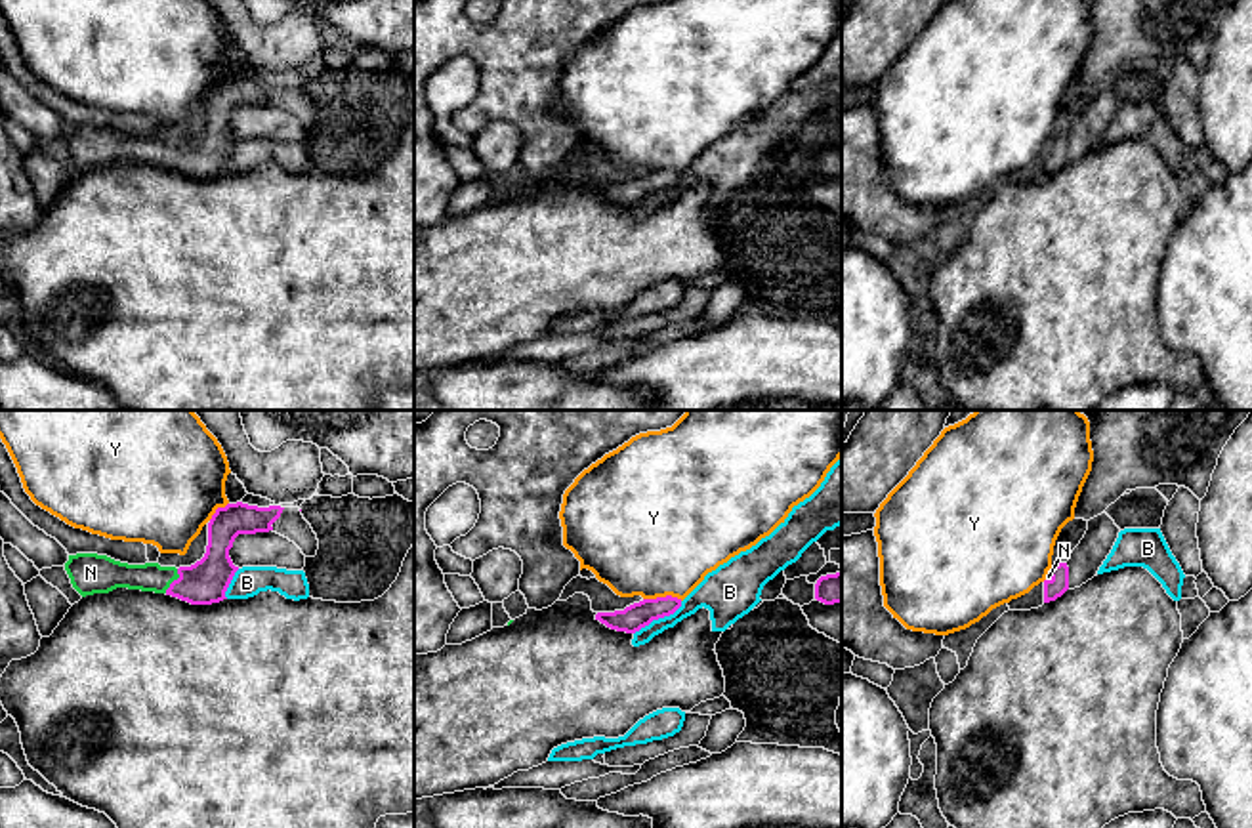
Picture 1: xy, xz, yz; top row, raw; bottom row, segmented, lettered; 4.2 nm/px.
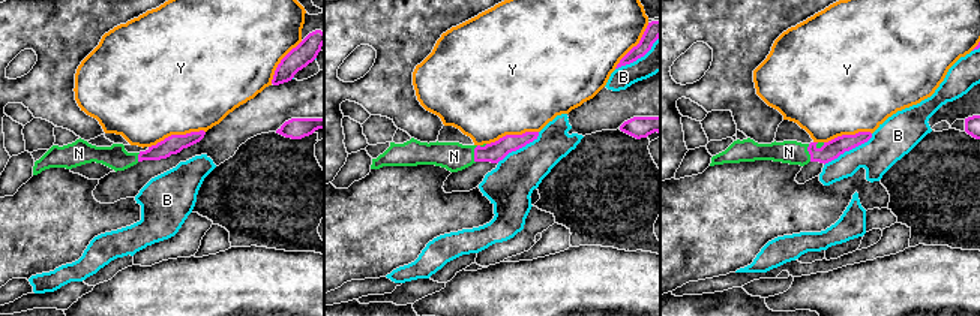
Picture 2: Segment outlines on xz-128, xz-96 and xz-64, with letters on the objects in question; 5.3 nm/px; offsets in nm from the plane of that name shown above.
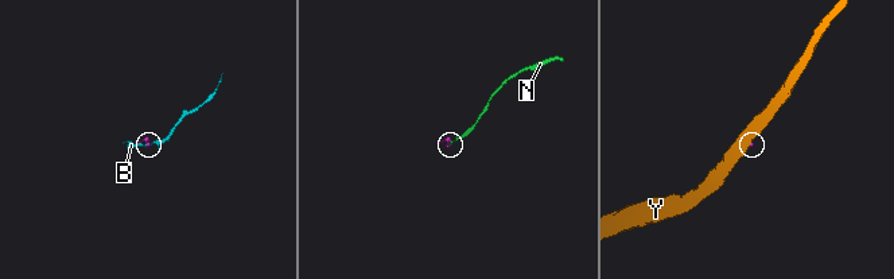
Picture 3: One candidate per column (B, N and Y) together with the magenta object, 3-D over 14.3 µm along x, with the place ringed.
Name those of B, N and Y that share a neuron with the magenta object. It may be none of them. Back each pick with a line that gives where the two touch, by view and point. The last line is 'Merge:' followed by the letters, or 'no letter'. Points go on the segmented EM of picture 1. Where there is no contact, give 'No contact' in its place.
N: Touches magenta at xy (174, 580)
Merge: N

